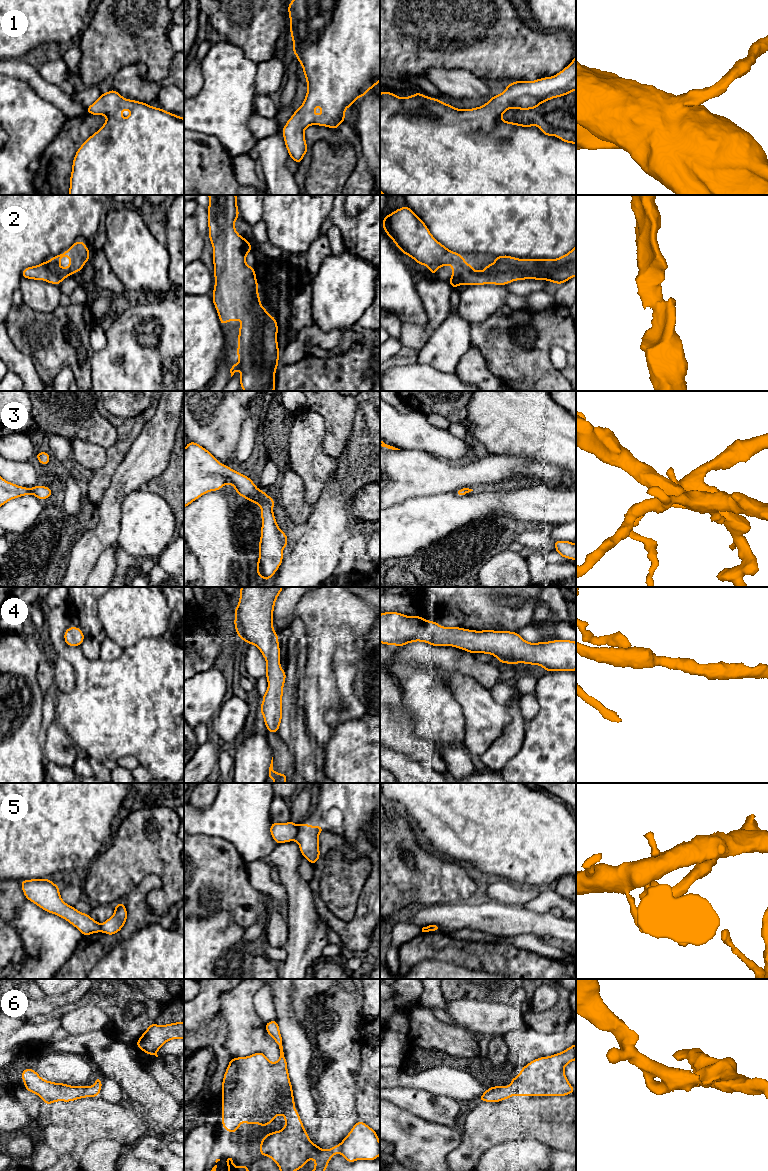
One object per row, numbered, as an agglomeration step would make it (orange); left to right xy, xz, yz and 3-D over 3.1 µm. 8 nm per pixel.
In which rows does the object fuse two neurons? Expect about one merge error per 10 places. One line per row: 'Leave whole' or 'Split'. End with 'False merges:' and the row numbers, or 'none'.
1: Leave whole
2: Leave whole
3: Leave whole
4: Leave whole
5: Split
6: Leave whole
False merges: 5

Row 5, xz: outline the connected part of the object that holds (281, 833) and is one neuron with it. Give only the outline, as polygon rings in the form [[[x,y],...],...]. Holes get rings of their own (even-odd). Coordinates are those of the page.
[[[292,821],[284,824],[272,822],[270,826],[270,834],[277,844],[295,841],[298,834],[298,826]]]

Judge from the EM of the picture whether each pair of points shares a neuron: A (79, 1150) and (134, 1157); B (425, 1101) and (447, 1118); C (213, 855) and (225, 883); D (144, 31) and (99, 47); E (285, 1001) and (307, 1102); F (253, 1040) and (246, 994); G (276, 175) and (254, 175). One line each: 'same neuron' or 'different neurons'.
A: different neurons
B: same neuron
C: same neuron
D: same neuron
E: same neuron
F: same neuron
G: different neurons

